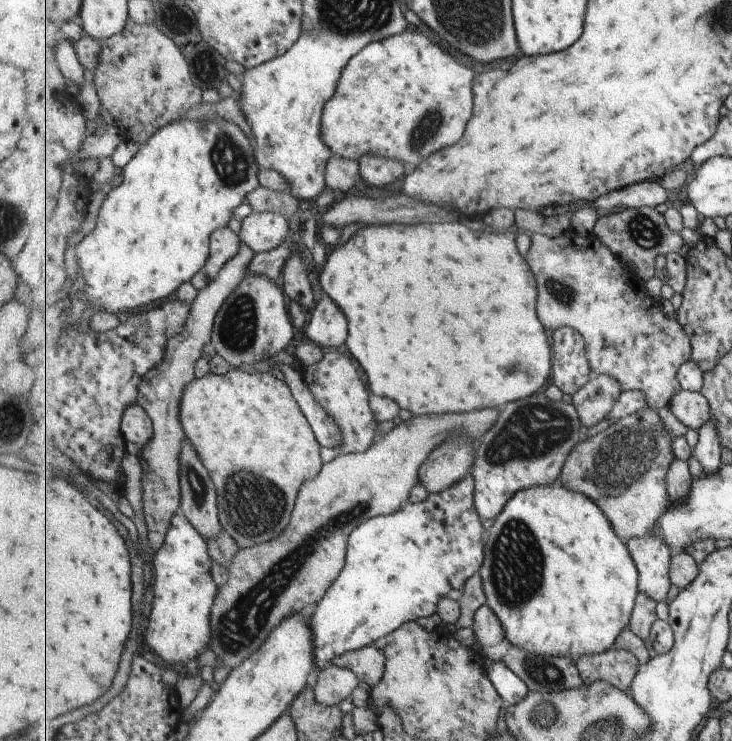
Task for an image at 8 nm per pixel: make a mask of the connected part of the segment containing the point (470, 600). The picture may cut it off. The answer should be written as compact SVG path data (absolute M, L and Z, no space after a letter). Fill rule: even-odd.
M477 572L477 574L468 579L465 594L463 594L463 598L460 600L462 616L459 618L459 622L457 624L445 625L444 629L449 630L451 634L455 634L460 628L472 628L475 613L486 602L487 595L484 590L484 582L481 573Z

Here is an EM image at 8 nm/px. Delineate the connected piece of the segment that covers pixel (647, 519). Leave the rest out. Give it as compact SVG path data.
M649 406L631 416L620 418L605 430L588 439L583 439L567 458L559 480L565 488L581 492L587 498L594 500L595 504L598 504L606 513L607 520L613 524L617 536L629 545L629 540L651 536L661 516L667 512L670 504L670 491L666 476L675 458L674 437L667 432L658 410Z

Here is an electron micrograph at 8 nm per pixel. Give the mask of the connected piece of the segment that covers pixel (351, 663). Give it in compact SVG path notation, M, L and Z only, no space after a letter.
M369 645L337 656L331 660L331 665L349 668L370 688L377 686L383 678L386 669L386 656L377 646Z

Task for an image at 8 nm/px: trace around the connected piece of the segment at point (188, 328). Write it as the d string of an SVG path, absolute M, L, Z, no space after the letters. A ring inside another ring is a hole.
M241 244L239 254L221 268L219 276L212 279L209 288L200 290L193 300L191 314L185 322L183 334L177 334L171 338L167 344L167 352L163 362L153 368L145 378L143 384L139 386L139 400L137 403L147 411L153 420L153 440L142 448L140 459L144 470L144 518L147 524L147 536L149 546L154 551L159 550L167 534L171 530L173 518L181 513L181 450L183 443L187 440L186 434L181 424L180 406L185 389L195 378L195 362L202 357L205 344L212 344L212 334L217 313L223 303L235 292L241 281L247 276L247 268L255 252L249 244Z

